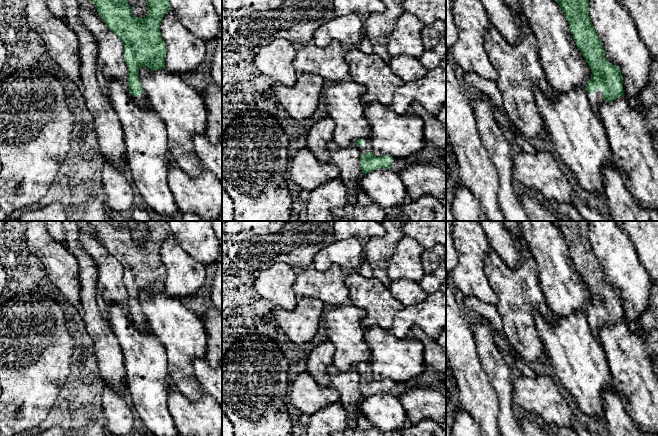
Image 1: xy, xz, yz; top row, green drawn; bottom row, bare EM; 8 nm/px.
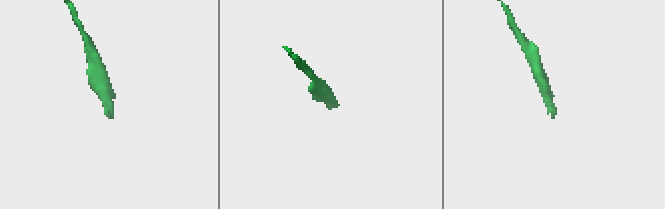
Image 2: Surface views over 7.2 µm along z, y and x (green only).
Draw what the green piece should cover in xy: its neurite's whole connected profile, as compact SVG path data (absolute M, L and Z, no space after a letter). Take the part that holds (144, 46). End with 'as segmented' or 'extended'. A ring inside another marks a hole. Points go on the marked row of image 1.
M90 0L97 9L98 14L107 27L122 41L124 45L124 60L128 67L129 91L134 99L147 107L147 95L139 79L139 69L148 67L153 71L165 68L166 43L160 32L160 25L164 15L171 10L169 0L146 0L148 13L145 18L132 14L132 9L127 0Z; extended

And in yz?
M557 0L569 24L569 30L592 74L585 89L595 113L604 101L624 95L619 68L605 57L602 43L589 16L589 0Z; extended

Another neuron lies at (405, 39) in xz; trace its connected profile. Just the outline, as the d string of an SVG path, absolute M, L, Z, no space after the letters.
M404 12L388 40L387 51L392 56L413 56L420 58L424 52L421 32L425 24L415 15Z

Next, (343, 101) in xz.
M338 82L323 91L322 105L335 122L333 142L347 148L358 139L369 139L371 127L365 117L362 96L366 87L357 82Z

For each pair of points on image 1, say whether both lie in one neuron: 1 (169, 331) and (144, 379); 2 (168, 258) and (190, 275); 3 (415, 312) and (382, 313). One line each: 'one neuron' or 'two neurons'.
1: two neurons
2: one neuron
3: two neurons

